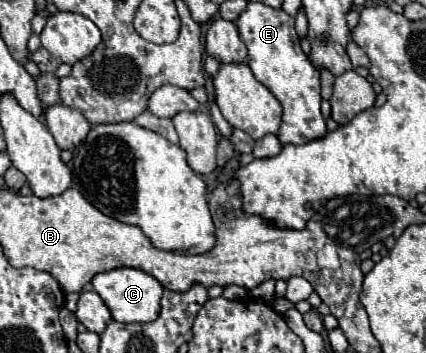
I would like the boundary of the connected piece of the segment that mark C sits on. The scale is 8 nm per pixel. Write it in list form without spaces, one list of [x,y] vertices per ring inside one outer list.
[[[119,267],[119,269],[103,271],[91,279],[91,285],[93,285],[93,291],[97,291],[99,297],[105,301],[105,305],[109,307],[115,321],[147,323],[147,321],[155,321],[159,315],[159,309],[161,309],[159,301],[163,295],[163,287],[155,277],[151,277],[149,273],[145,273],[141,269]]]

